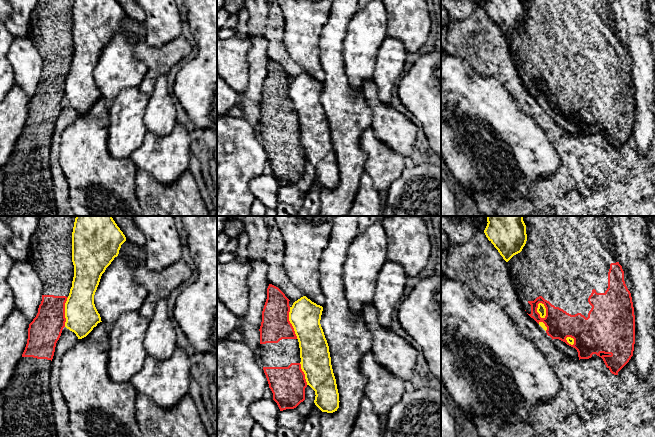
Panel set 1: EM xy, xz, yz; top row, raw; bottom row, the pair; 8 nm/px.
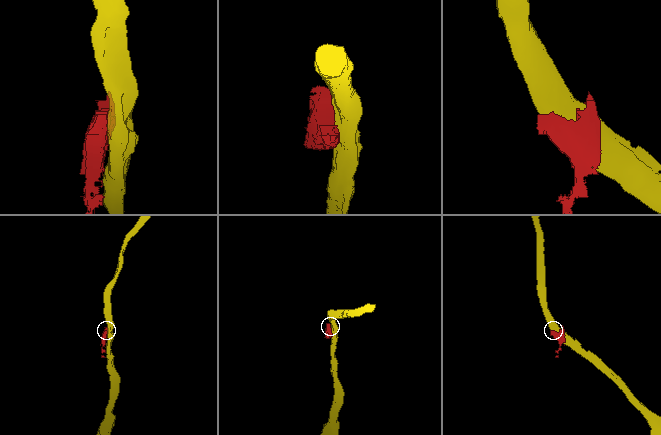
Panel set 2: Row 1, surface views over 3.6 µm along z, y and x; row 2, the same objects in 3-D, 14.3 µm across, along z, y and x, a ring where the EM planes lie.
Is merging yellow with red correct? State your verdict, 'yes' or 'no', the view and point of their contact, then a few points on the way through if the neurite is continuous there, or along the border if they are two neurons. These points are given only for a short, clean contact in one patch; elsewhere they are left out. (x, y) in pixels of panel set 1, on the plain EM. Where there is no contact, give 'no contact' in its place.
no; contact yz (545, 86)

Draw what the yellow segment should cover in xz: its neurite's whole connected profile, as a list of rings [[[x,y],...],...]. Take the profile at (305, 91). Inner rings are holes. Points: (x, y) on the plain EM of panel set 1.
[[[306,72],[290,83],[289,97],[300,124],[301,145],[307,161],[315,167],[315,181],[333,189],[339,184],[339,169],[331,141],[329,122],[320,100],[323,83]]]

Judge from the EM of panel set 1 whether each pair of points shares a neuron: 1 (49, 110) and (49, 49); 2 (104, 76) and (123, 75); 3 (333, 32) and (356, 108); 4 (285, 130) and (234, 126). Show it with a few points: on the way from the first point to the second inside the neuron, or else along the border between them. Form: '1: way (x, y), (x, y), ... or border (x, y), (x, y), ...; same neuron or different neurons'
1: way (50, 95), (50, 64); same neuron
2: way (109, 76), (118, 74); same neuron
3: way (333, 51), (333, 69), (337, 89); same neuron
4: border (259, 135), (263, 142); different neurons

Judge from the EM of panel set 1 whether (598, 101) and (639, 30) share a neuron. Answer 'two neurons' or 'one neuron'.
two neurons

